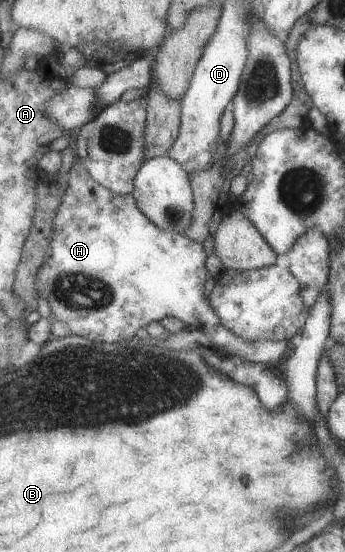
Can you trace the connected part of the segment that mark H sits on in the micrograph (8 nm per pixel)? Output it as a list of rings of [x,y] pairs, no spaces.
[[[74,162],[70,171],[68,178],[68,187],[63,197],[63,202],[59,207],[55,222],[54,222],[54,233],[52,236],[52,246],[50,255],[46,260],[46,263],[41,267],[38,272],[38,294],[43,296],[48,301],[50,308],[53,312],[53,316],[66,324],[66,326],[71,330],[71,334],[79,335],[88,339],[93,340],[93,342],[101,343],[103,342],[125,342],[133,341],[135,334],[139,332],[139,328],[146,328],[155,321],[162,321],[167,317],[175,317],[181,319],[187,327],[193,330],[201,330],[205,334],[208,334],[214,343],[222,350],[222,353],[228,355],[235,355],[244,358],[246,361],[259,364],[277,364],[289,360],[296,350],[297,343],[294,346],[290,343],[290,339],[286,341],[250,341],[241,338],[238,334],[235,334],[232,330],[229,330],[221,320],[221,317],[217,314],[217,311],[213,308],[210,300],[207,300],[205,296],[205,282],[207,278],[211,276],[206,262],[208,261],[208,251],[200,242],[189,238],[186,234],[166,231],[156,223],[152,221],[138,205],[135,195],[120,195],[115,194],[112,190],[105,188],[103,184],[97,182],[96,178],[93,178],[89,171],[81,166],[79,163]]]

